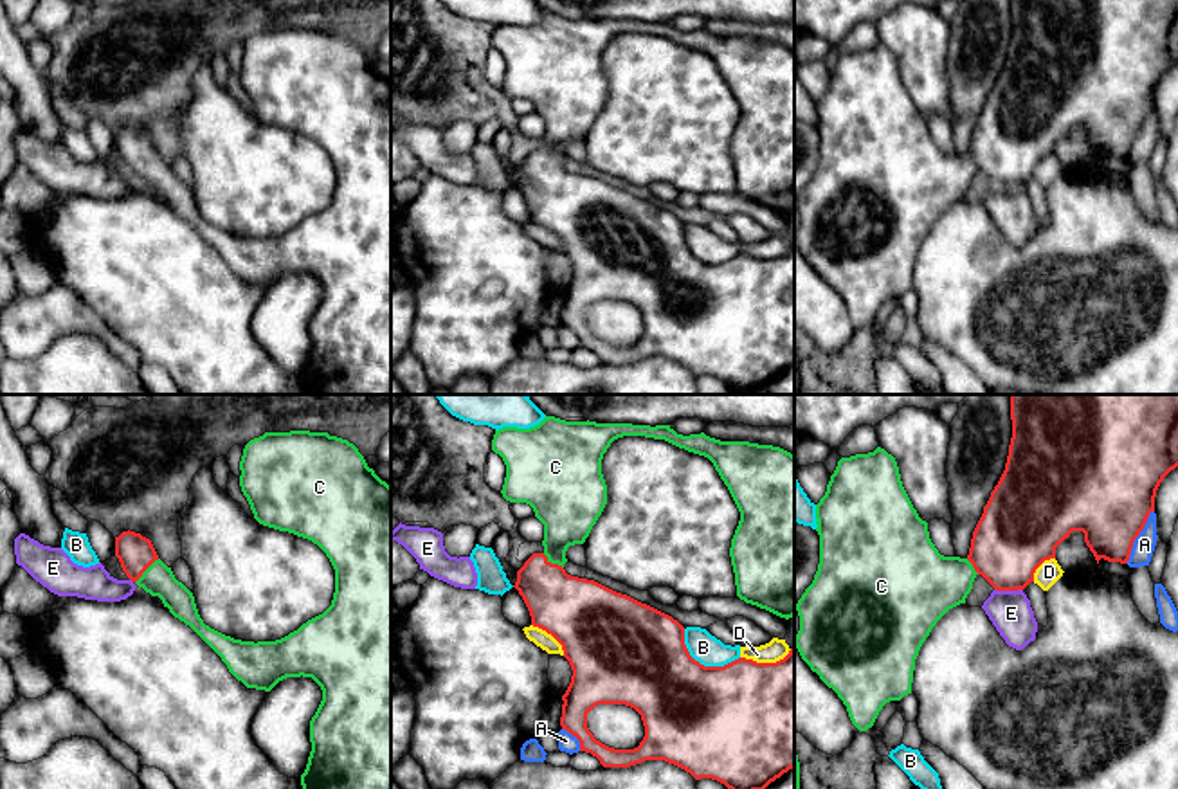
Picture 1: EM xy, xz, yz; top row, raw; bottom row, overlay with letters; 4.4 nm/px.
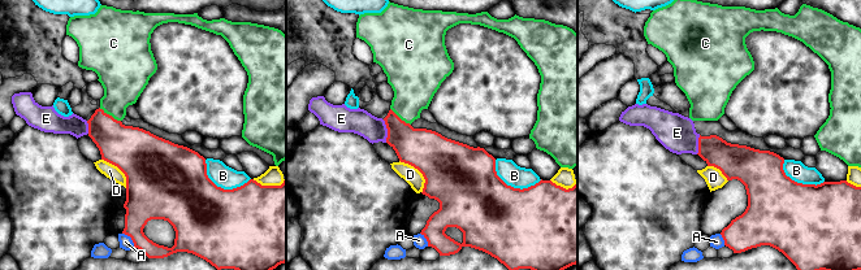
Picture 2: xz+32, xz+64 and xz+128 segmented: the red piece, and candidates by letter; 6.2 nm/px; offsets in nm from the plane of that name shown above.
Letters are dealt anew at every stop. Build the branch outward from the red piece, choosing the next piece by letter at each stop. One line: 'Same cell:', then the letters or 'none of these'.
Same cell: C

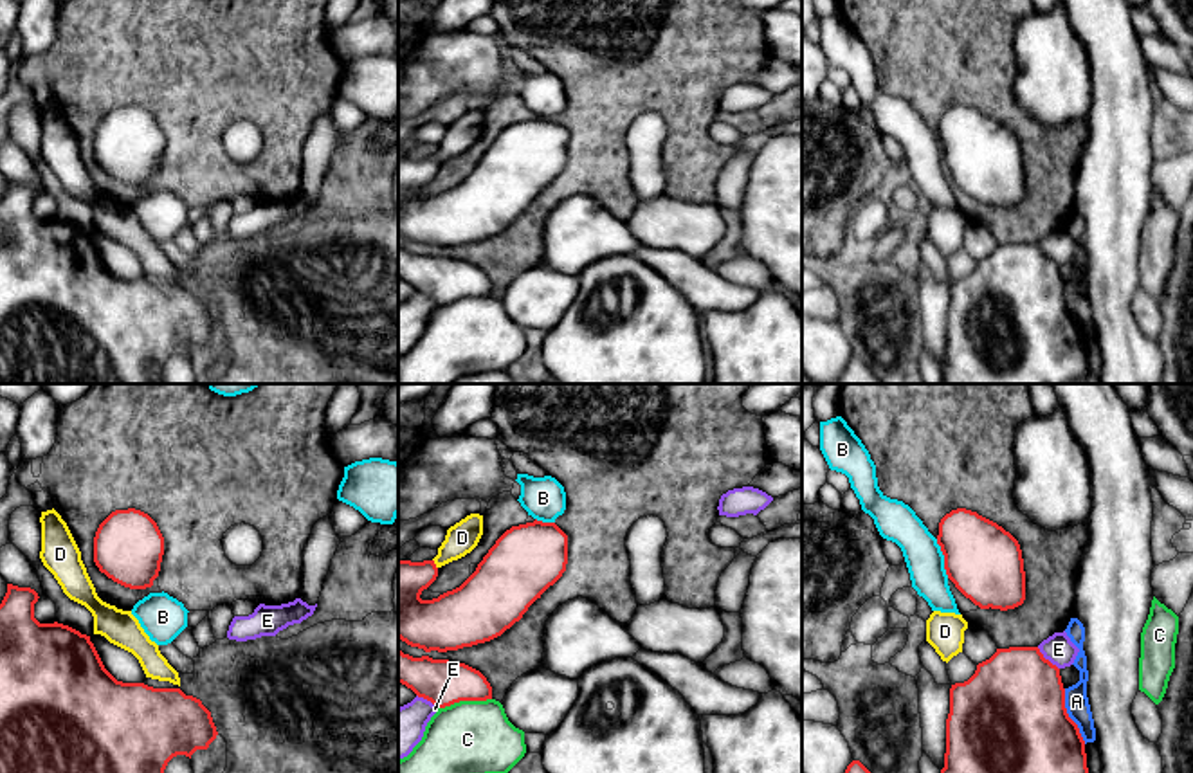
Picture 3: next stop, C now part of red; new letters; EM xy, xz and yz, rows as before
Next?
Same cell: none of these

